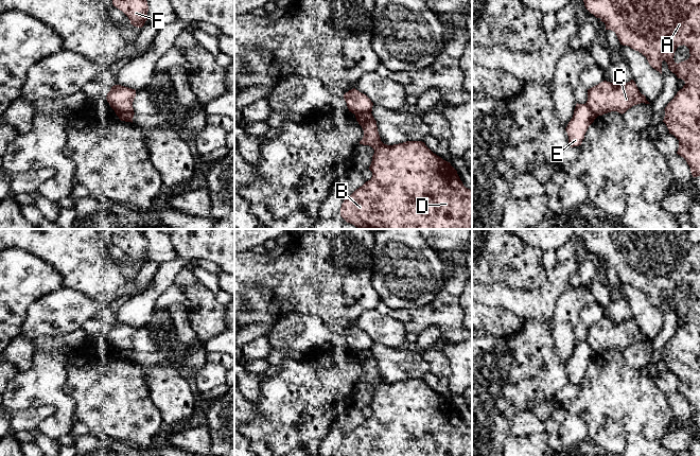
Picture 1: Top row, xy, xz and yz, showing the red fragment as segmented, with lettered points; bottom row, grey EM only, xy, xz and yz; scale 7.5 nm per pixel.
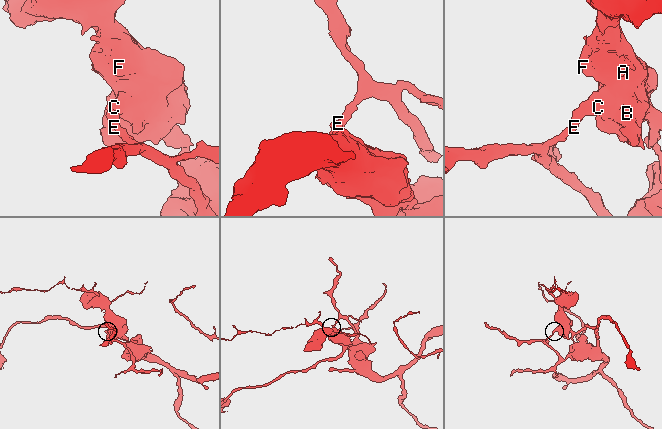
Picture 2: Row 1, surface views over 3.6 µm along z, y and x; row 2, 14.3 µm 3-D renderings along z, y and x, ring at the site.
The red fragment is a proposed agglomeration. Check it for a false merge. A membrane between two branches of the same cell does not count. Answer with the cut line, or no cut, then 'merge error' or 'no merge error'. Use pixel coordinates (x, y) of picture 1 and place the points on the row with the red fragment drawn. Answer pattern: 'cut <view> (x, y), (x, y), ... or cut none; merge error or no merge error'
cut xy (114, 108), (120, 111), (133, 111); merge error

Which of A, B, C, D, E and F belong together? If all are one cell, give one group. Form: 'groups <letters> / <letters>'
groups A B C D F / E

